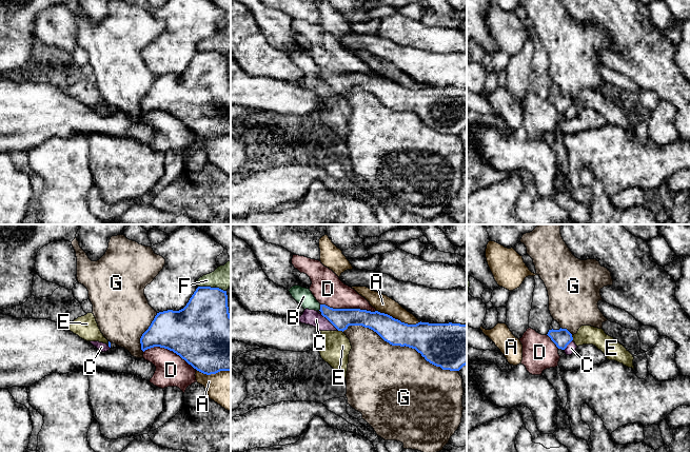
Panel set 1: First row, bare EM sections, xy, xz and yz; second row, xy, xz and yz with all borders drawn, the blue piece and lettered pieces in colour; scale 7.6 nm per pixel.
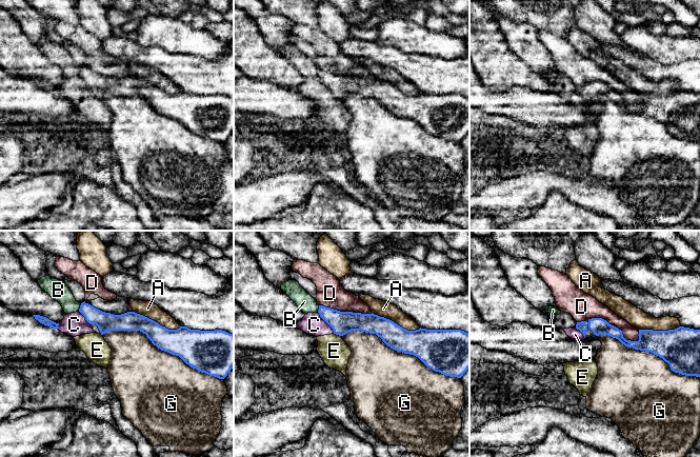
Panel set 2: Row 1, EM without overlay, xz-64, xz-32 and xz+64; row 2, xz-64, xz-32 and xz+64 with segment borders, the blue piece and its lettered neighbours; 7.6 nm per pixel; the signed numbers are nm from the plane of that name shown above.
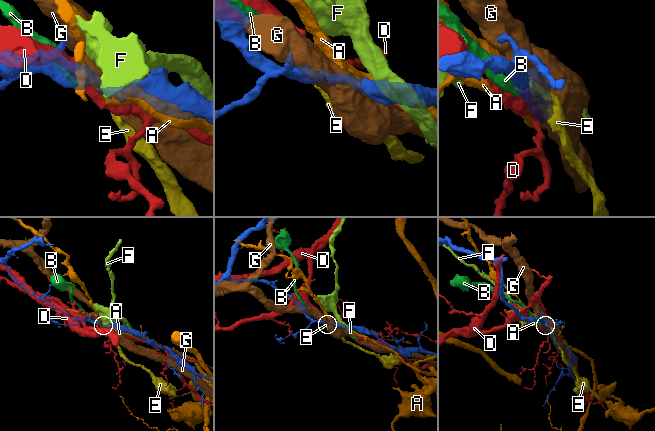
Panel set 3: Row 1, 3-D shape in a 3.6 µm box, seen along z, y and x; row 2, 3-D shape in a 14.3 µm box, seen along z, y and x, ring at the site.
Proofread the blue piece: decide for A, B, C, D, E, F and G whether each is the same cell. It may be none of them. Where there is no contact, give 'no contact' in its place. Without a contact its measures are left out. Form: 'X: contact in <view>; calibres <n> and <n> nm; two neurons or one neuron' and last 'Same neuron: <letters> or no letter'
A: contact in xz; calibres 240 and 140 nm; two neurons
B: contact in xz; calibres 160 and 140 nm; two neurons
C: contact in xz; calibres 160 and 120 nm; two neurons
D: contact in xz; calibres 160 and 240 nm; two neurons
E: contact in xz; calibres 160 and 220 nm; two neurons
F: contact in xy; calibres 360 and 190 nm; two neurons
G: contact in xz; calibres 300 and 460 nm; two neurons
Same neuron: no letter

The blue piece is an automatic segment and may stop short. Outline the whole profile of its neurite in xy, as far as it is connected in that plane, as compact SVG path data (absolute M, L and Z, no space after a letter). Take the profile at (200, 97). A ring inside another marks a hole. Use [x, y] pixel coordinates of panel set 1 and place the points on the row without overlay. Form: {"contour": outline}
{"contour": "M198 51L183 73L157 77L140 107L143 116L154 111L173 115L206 139L231 135L226 55Z"}

